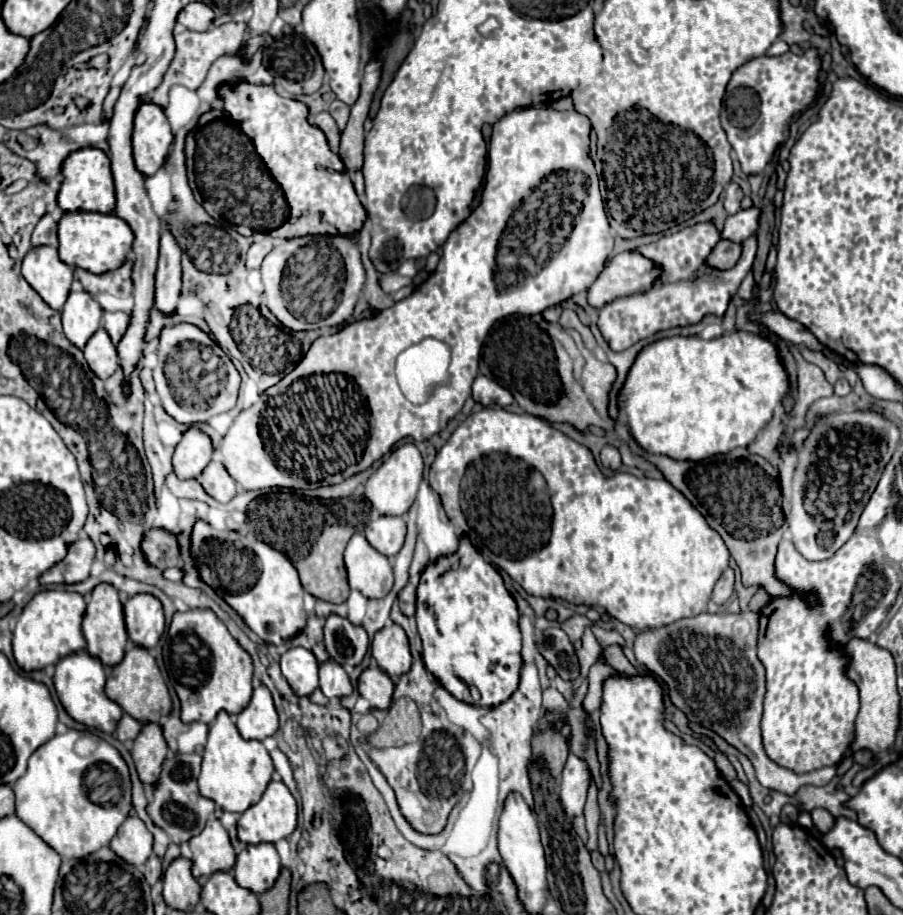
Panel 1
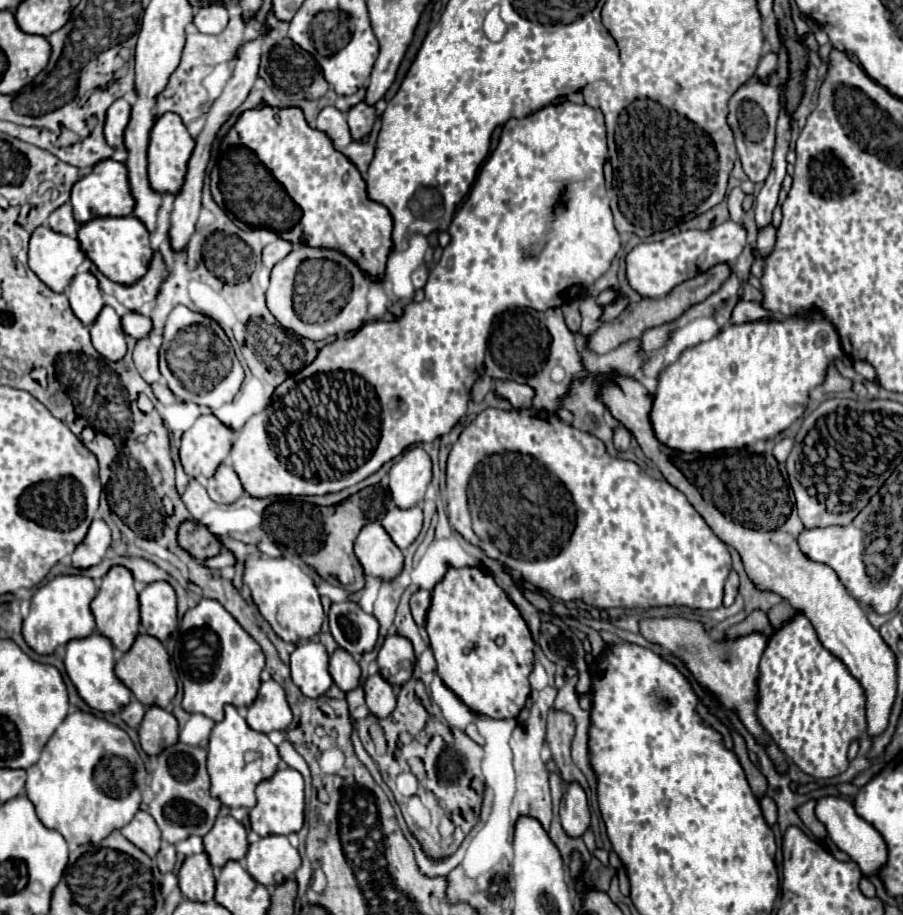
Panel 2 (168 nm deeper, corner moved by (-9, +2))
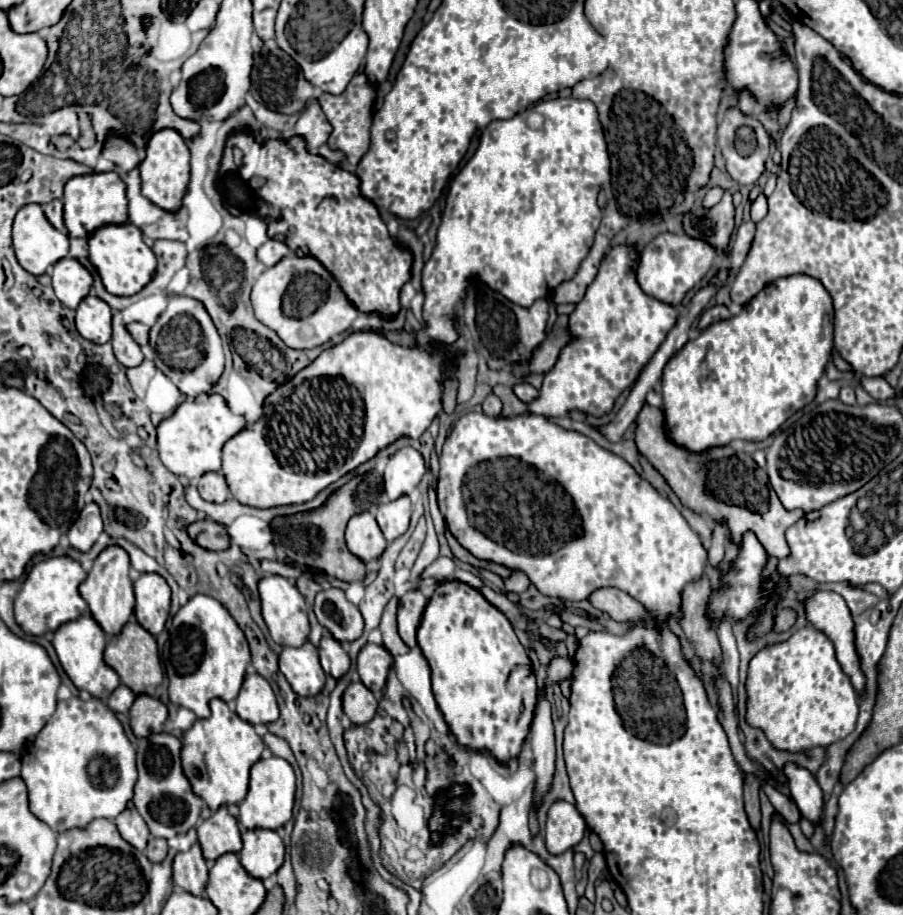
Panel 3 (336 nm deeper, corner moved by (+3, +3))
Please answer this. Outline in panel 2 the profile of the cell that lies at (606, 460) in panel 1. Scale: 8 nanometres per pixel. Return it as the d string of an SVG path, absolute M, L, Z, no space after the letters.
M619 425L619 427L615 429L615 435L613 435L615 449L617 449L617 451L627 451L627 449L629 449L629 441L631 441L631 433L629 433L623 425Z

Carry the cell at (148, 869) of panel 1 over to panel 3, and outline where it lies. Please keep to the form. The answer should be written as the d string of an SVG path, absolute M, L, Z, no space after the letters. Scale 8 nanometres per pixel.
M151 838L149 844L147 844L145 854L151 862L161 862L167 856L167 842L161 840L161 838Z

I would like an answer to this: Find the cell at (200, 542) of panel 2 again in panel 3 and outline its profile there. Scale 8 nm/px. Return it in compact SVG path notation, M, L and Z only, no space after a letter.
M205 518L203 522L195 522L187 530L191 538L195 538L195 542L199 542L199 546L207 550L227 550L229 548L229 534L225 526L211 518Z

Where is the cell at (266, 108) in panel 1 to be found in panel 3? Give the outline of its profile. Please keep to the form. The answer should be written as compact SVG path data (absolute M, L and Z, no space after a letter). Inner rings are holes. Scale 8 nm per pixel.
M239 132L239 134L233 134L229 140L227 140L227 146L225 146L225 154L223 154L223 164L221 164L221 174L223 176L227 176L227 174L237 174L245 184L247 184L247 188L251 190L251 194L253 194L253 202L259 206L259 210L261 210L261 214L263 214L263 218L267 220L267 224L269 224L269 238L273 238L273 240L281 240L281 242L285 242L297 256L313 256L313 258L317 258L331 274L333 274L333 278L339 282L339 286L341 286L341 290L345 292L345 296L347 296L347 300L357 308L357 310L361 310L361 312L365 312L365 314L373 314L373 316L379 316L379 318L383 318L383 320L393 320L395 316L397 316L397 312L401 310L401 304L399 304L399 292L401 292L401 288L403 288L403 284L405 282L409 282L409 278L411 278L411 264L413 264L413 254L409 252L409 250L405 250L405 248L401 248L397 242L395 242L395 238L389 234L389 230L387 230L387 226L385 226L385 222L381 220L381 216L379 216L379 210L377 210L377 206L371 202L371 200L367 200L363 194L361 194L361 190L359 190L359 178L353 174L353 172L347 172L347 170L341 170L339 166L335 166L335 164L331 164L331 162L327 162L325 158L321 158L321 156L313 156L313 154L309 154L307 152L307 148L303 146L303 138L289 138L287 142L283 142L283 140L267 140L267 142L257 142L249 132ZM235 158L237 160L241 160L241 168L235 168Z

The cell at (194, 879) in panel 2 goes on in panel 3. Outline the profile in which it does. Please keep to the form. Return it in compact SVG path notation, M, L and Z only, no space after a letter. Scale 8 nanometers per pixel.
M193 844L189 852L177 854L173 862L173 880L175 886L195 894L203 896L207 886L207 864L201 854L201 846Z

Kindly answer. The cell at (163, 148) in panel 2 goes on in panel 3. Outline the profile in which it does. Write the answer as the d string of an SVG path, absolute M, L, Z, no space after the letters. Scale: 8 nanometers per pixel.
M175 130L155 132L147 144L147 156L141 162L139 172L143 182L143 196L167 212L177 212L189 186L189 148L185 140L175 134Z

